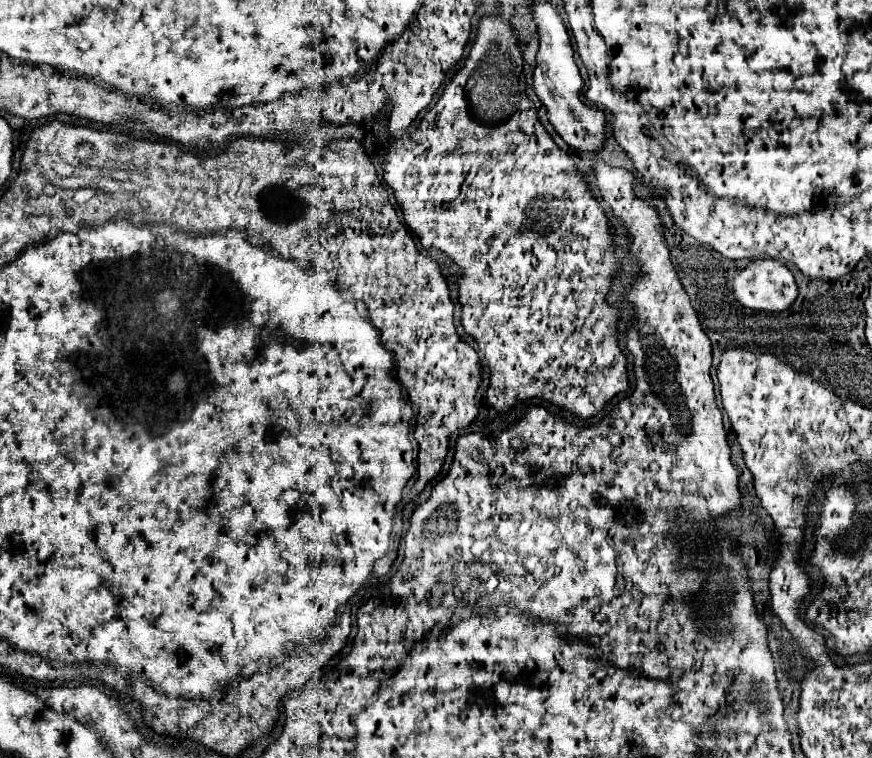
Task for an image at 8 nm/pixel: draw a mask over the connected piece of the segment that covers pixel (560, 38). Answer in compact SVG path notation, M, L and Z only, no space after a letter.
M542 2L534 6L534 22L538 26L540 34L540 50L536 58L535 70L533 72L533 87L542 102L546 102L548 118L556 132L562 136L562 140L576 152L598 152L604 148L606 142L606 116L598 114L592 106L586 106L580 102L580 90L584 88L584 82L580 78L578 66L574 62L574 52L570 46L568 32L564 28L564 22L556 8L548 2Z

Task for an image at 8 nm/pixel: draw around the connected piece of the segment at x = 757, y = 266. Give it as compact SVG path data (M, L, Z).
M760 260L736 276L734 296L742 306L752 310L784 312L794 304L798 284L784 264Z

